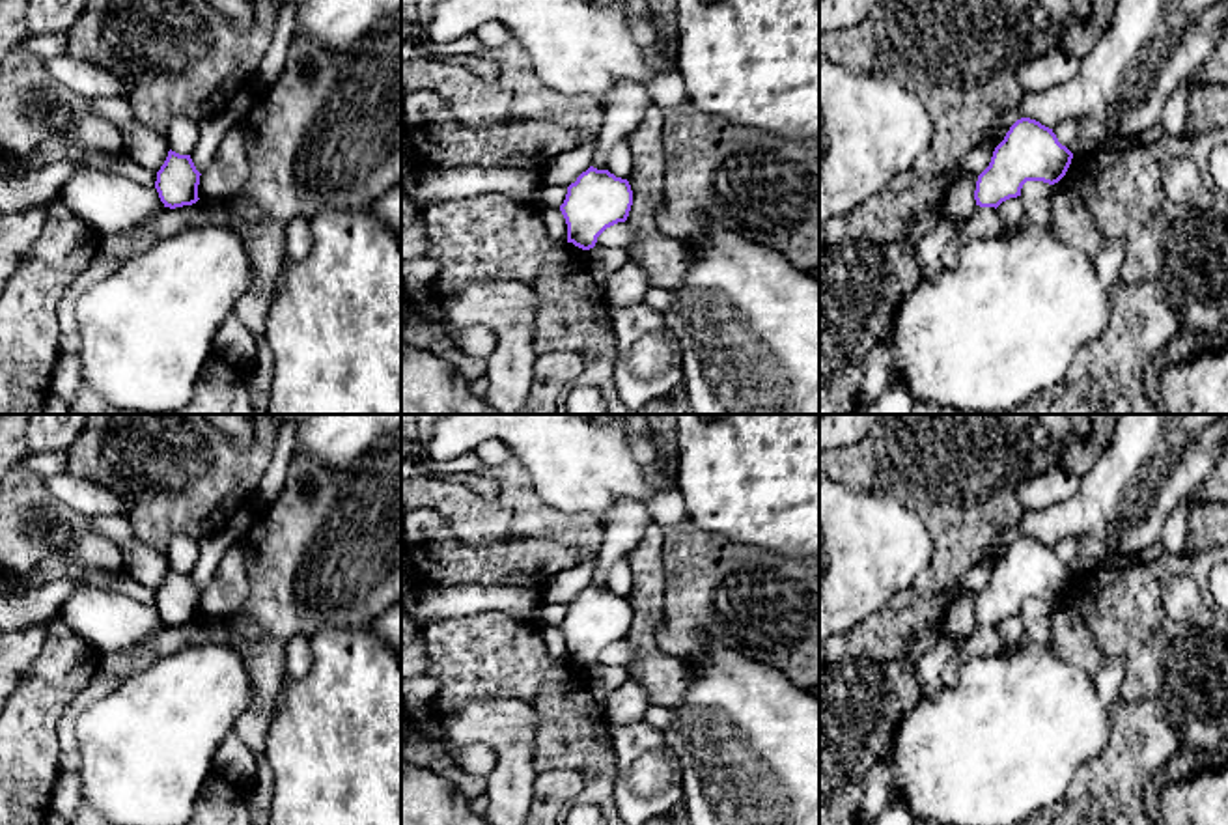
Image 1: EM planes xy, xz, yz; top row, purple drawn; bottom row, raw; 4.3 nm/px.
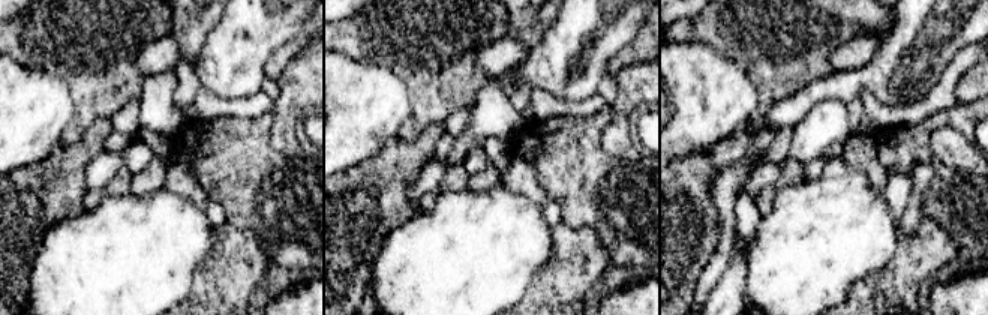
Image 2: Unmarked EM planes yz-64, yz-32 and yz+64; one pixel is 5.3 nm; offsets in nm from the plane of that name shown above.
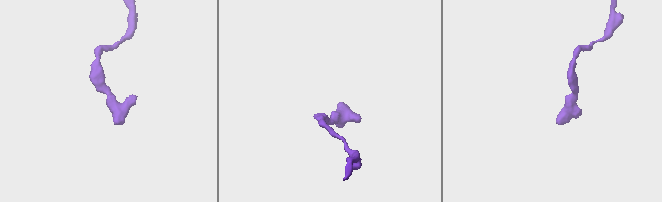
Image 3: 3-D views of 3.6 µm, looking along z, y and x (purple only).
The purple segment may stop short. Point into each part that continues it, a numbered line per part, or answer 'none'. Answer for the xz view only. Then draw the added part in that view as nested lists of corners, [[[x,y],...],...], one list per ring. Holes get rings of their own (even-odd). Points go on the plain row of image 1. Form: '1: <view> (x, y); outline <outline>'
none

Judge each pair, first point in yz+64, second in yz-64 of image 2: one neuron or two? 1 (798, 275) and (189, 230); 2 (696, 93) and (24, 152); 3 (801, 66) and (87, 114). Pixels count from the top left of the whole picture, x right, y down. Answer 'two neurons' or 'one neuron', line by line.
1: one neuron
2: one neuron
3: one neuron

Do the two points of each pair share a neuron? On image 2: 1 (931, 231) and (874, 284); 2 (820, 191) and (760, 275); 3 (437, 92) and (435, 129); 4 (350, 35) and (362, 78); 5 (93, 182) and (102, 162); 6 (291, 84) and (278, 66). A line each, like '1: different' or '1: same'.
1: same
2: same
3: different
4: different
5: same
6: different

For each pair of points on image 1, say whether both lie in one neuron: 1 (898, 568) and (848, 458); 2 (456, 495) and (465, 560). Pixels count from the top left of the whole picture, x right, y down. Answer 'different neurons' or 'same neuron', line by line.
1: different neurons
2: different neurons

